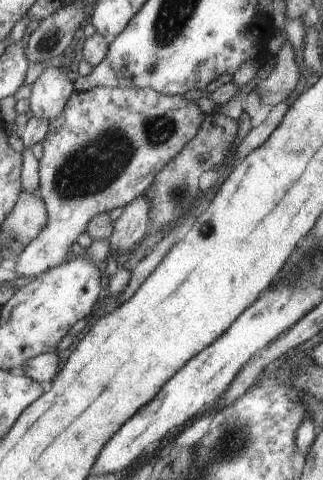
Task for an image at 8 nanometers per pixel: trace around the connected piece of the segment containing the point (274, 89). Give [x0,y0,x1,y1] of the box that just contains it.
[256,36,299,108]

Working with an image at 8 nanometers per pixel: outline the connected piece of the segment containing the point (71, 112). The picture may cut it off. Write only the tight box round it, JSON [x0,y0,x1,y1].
[12,86,205,277]

